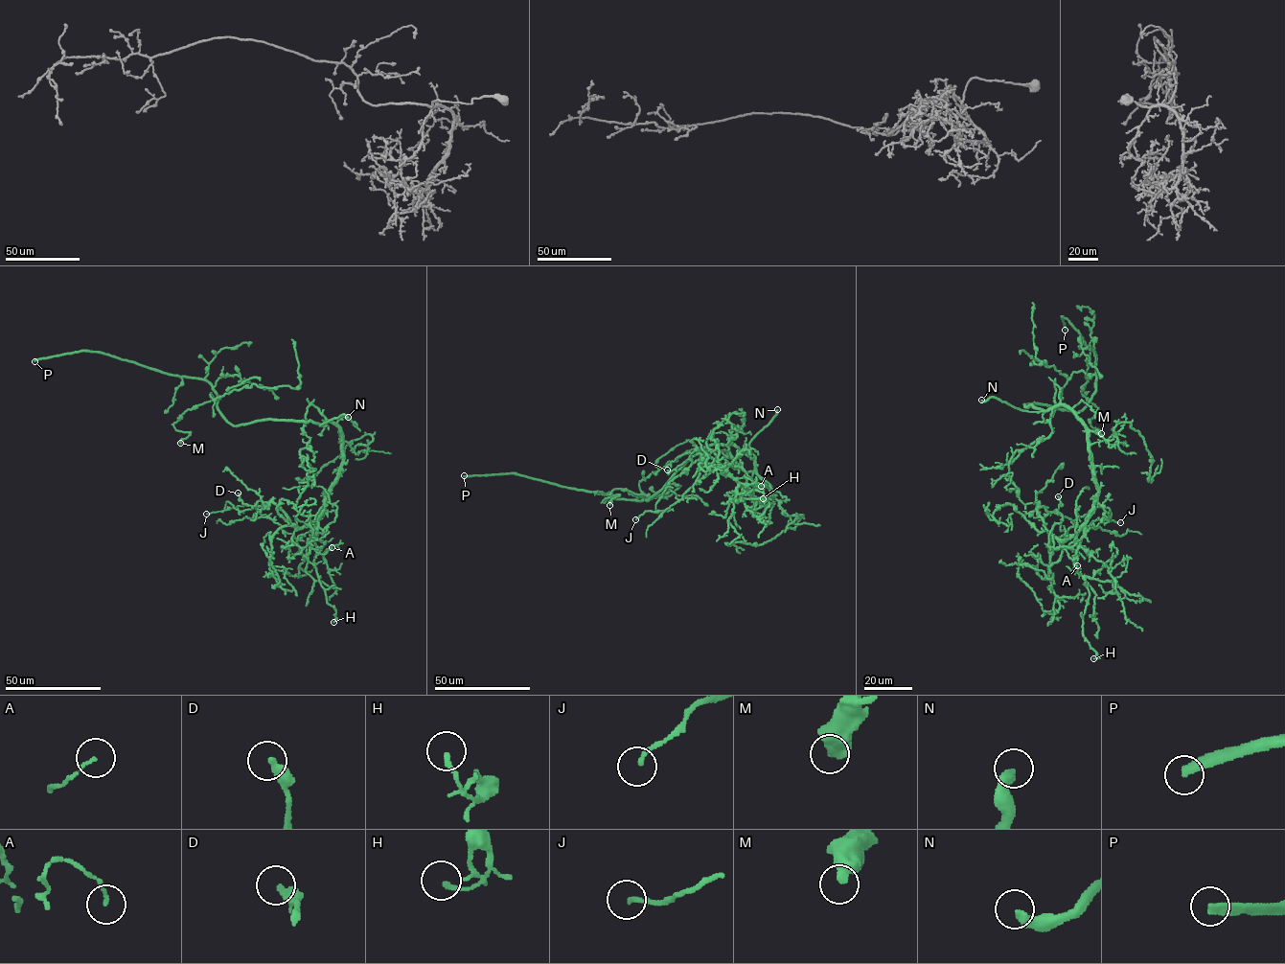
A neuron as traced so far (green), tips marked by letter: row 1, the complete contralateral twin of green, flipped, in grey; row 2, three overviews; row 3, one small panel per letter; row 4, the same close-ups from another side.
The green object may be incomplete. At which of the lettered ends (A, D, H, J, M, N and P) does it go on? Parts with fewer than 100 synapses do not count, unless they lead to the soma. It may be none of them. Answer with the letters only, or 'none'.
N, P

